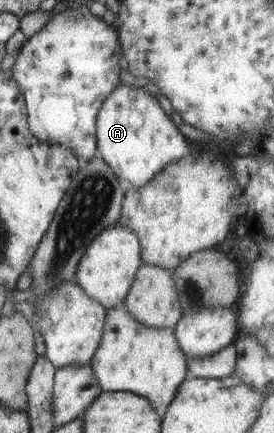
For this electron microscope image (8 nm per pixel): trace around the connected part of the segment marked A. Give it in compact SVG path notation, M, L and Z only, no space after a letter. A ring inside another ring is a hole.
M122 82L114 87L100 104L95 119L95 138L97 151L102 161L110 167L118 179L126 182L126 186L132 187L146 185L154 174L160 173L160 169L168 167L168 163L178 161L188 153L192 153L193 147L189 139L182 135L170 118L168 119L168 115L164 113L156 98L150 96L141 87L125 85Z

